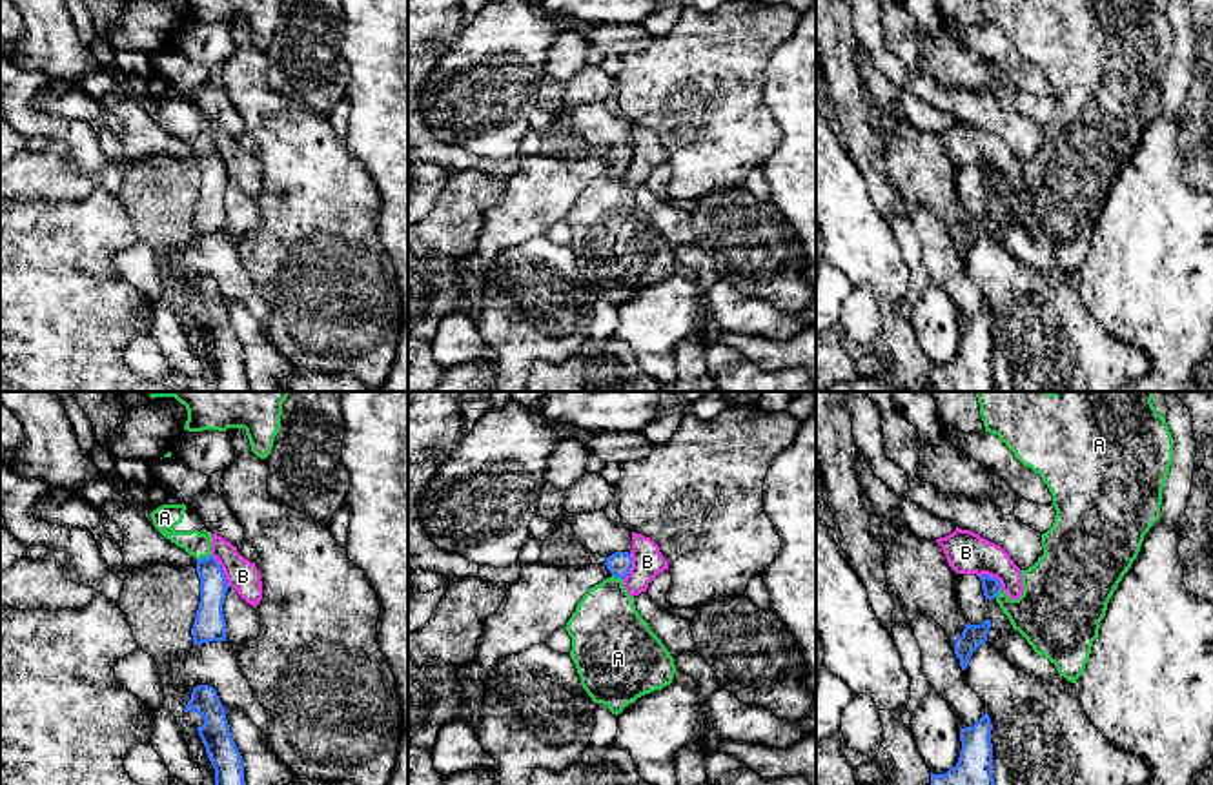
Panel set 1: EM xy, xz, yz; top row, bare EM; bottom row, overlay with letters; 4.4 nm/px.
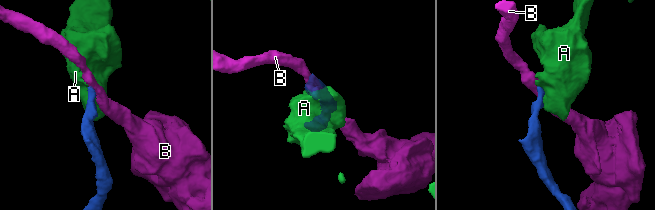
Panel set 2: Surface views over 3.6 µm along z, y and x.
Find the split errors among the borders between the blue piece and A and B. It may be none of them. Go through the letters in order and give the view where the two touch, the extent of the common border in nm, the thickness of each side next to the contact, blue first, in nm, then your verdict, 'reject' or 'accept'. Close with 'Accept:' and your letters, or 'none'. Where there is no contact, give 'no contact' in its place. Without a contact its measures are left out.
A: meets blue in xy; contact 70 nm long; 130 nm thick on the blue side, 110 nm on the other; accept
B: meets blue in xy; contact 170 nm long; 140 nm thick on the blue side, 140 nm on the other; reject
Accept: A

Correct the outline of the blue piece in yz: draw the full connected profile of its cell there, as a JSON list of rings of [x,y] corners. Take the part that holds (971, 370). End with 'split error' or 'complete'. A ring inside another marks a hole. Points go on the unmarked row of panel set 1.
[[[987,302],[974,317],[960,322],[958,355],[945,366],[931,364],[936,392],[994,392],[991,322]]]; complete

